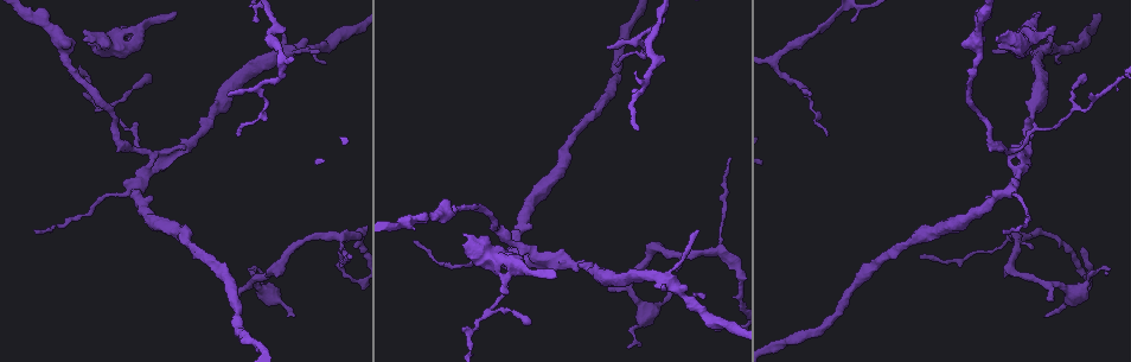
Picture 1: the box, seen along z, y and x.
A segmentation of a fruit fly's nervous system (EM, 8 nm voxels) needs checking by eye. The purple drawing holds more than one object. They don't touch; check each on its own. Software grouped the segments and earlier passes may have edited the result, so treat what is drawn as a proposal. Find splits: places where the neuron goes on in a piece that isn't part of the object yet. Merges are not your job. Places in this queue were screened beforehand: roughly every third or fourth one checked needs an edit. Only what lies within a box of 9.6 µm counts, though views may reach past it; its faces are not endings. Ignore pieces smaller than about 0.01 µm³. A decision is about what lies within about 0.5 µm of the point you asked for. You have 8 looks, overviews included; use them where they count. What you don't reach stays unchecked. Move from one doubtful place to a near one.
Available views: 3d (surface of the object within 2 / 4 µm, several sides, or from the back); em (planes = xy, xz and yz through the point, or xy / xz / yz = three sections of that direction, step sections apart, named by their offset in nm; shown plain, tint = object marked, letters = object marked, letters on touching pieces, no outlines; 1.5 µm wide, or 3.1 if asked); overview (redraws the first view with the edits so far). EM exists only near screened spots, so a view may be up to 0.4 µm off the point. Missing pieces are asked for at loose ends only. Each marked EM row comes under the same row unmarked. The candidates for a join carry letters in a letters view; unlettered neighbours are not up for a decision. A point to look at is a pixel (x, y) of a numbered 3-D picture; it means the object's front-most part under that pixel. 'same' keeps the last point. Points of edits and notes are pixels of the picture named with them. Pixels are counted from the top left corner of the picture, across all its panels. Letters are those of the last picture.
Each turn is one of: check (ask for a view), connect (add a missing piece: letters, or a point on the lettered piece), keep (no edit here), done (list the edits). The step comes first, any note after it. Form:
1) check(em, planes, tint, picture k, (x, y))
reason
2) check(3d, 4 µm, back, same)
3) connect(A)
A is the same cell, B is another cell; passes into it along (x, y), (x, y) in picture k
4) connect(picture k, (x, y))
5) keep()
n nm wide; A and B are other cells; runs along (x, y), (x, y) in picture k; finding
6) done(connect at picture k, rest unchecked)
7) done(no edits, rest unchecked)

check(em, xy, step 4, tint, picture 1, (508, 292))
tapers out

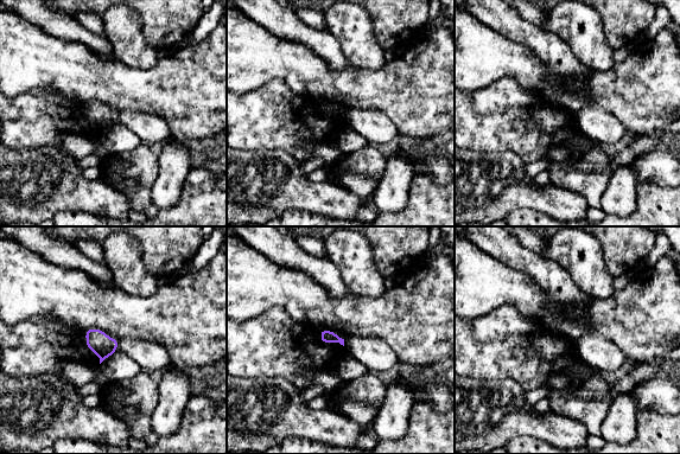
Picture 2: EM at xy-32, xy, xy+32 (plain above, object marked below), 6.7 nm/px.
check(em, xz, step 4, letters, same)
cut it another way

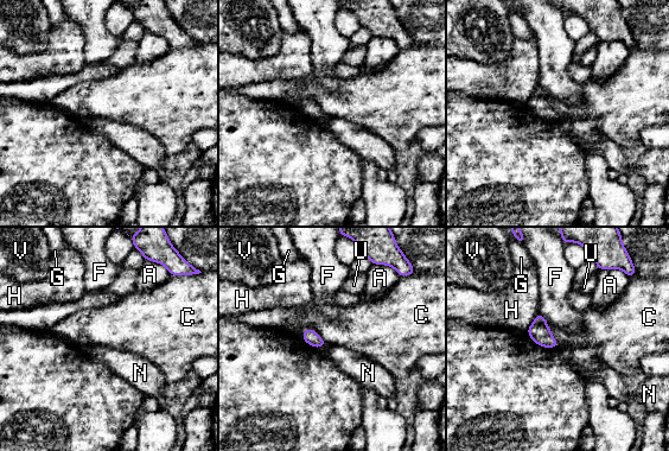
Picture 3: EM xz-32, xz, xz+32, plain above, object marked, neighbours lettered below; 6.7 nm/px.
keep()
90 nm wide; A, C, F, G, H, N, U and V are other cells; border along (539, 312), (547, 319) in picture 3; no lettered piece goes on from it

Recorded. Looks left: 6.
check(em, planes, letters, picture 1, (237, 136))
tapers out

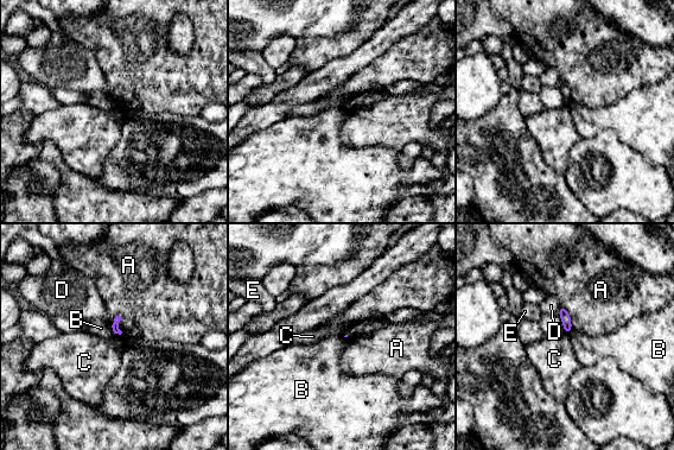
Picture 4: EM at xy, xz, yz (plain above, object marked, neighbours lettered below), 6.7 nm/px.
keep()
A, B, C, D and E are other cells; border along (110, 325), (120, 335) in picture 4; no lettered piece goes on from it

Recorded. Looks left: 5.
check(3d, 2 µm, back, picture 1, (253, 22))
tapers out

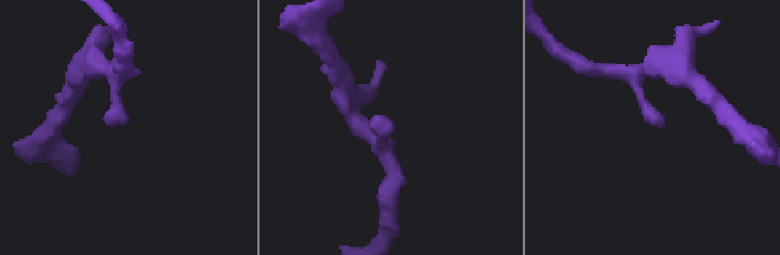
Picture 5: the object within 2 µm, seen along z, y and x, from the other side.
check(em, planes, letters, picture 5, (120, 122))
need the tissue

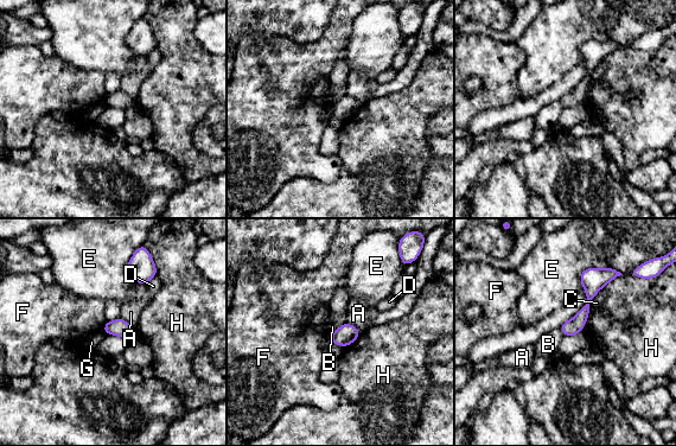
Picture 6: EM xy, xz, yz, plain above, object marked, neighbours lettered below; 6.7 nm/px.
keep()
A, B, C, D, E, F, G and H are other cells; runs along (605, 272), (566, 332) in picture 6; none of them fits

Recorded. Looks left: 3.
done(no edits, rest unchecked)

